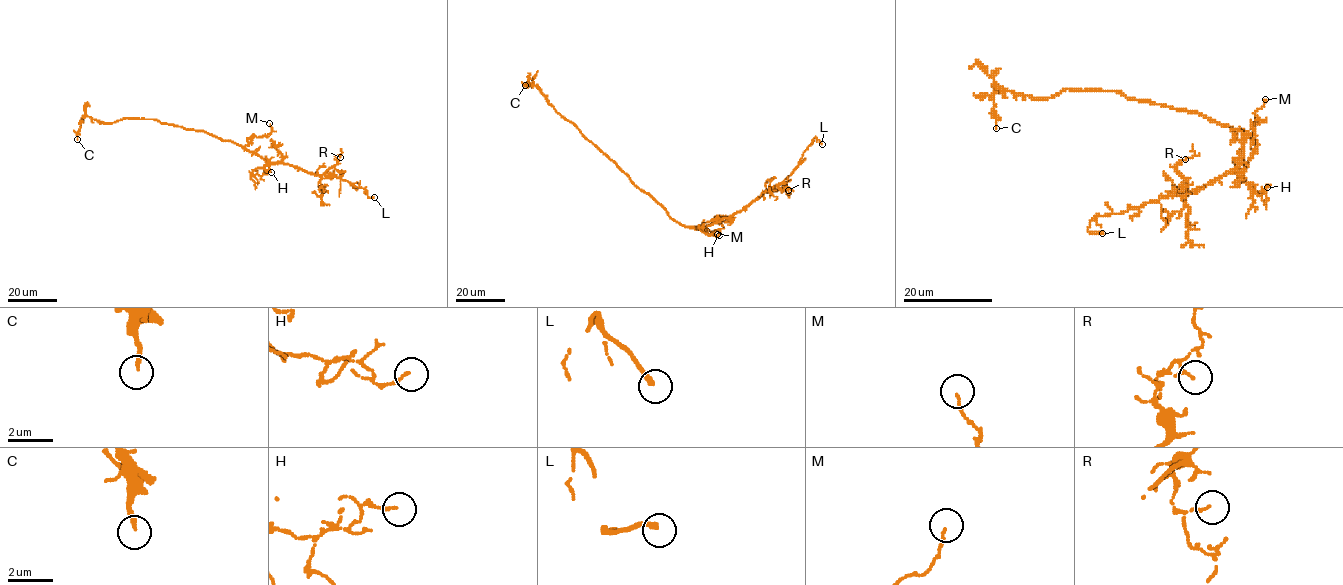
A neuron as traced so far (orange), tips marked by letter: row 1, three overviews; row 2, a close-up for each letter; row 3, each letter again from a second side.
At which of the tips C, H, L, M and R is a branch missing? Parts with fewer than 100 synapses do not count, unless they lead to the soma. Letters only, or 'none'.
L

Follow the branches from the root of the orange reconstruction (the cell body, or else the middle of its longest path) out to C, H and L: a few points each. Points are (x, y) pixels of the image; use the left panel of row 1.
C: (220, 138), (154, 119), (123, 118), (103, 123), (84, 116), (77, 139)
H: (220, 138), (242, 145), (265, 160), (266, 164), (256, 168), (253, 175), (271, 172)
L: (220, 138), (240, 144), (269, 162), (340, 177), (364, 188), (368, 197), (374, 197)

